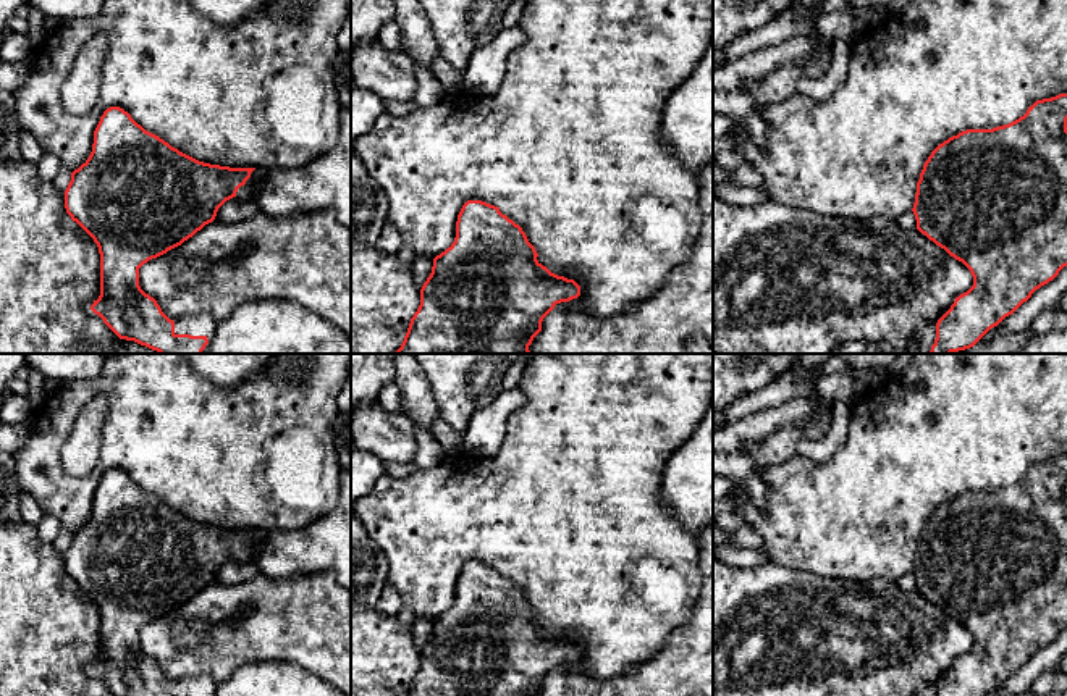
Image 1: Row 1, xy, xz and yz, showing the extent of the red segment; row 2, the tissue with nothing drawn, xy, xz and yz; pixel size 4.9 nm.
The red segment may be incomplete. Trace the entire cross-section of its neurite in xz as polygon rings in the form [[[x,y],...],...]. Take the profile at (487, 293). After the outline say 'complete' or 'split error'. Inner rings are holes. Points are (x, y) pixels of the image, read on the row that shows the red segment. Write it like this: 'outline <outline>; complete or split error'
outline [[[467,200],[458,215],[454,242],[433,258],[432,273],[420,289],[420,305],[411,318],[401,347],[394,354],[532,354],[529,346],[542,331],[543,318],[555,308],[556,304],[569,302],[580,296],[580,286],[574,279],[551,273],[537,260],[537,257],[538,254],[529,242],[522,228],[503,215],[498,207],[482,200]]]; complete

